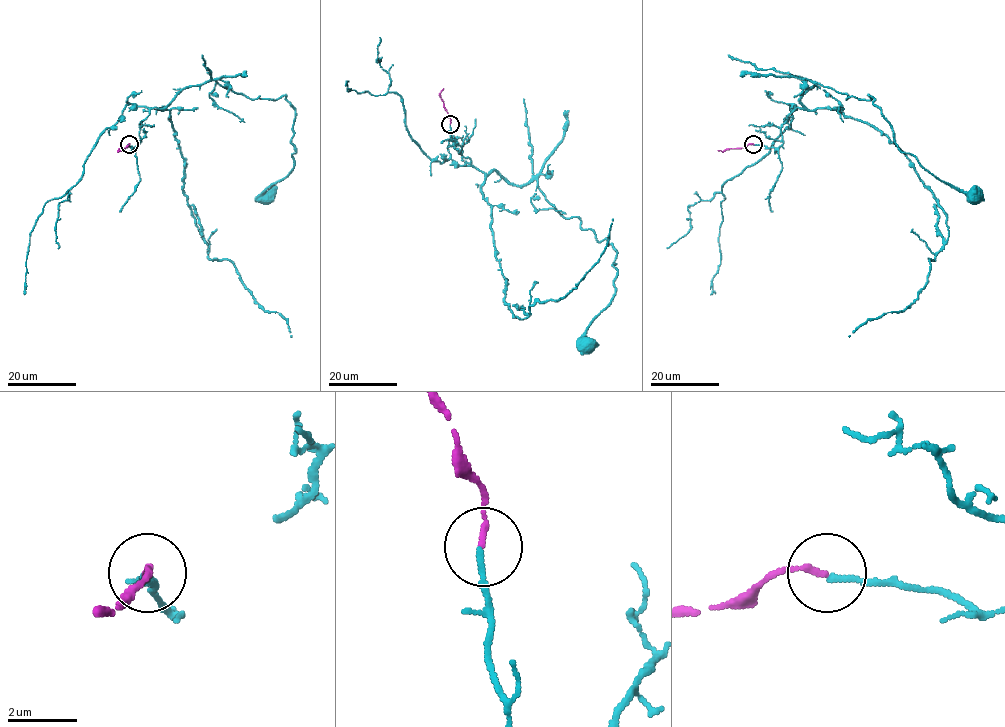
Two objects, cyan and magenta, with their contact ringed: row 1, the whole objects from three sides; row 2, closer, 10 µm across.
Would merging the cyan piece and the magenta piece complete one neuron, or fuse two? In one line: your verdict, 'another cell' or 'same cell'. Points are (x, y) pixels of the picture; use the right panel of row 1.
same cell

